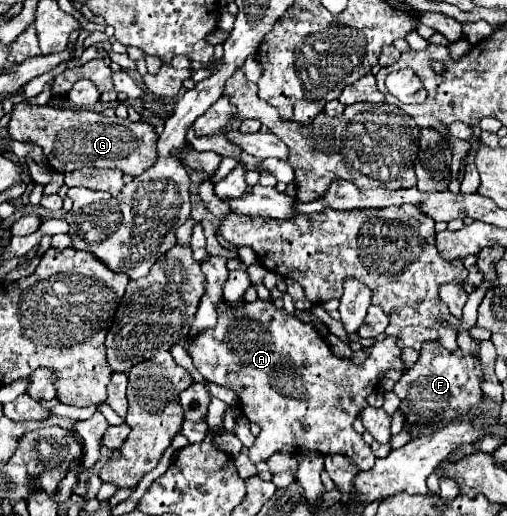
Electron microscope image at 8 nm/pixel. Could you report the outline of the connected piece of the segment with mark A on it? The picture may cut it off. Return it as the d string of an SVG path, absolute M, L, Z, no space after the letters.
M255 300L253 304L241 306L241 310L229 310L225 302L217 302L219 320L215 328L203 330L187 340L187 352L207 382L229 386L241 402L243 414L249 422L255 422L261 432L255 438L255 444L249 448L249 458L253 464L267 462L275 452L287 454L305 454L309 450L319 454L341 454L347 456L359 472L373 468L375 456L369 444L353 430L353 420L359 416L359 410L367 406L365 398L377 388L379 374L387 370L403 370L401 348L393 336L375 342L371 356L365 364L353 364L347 358L337 358L323 336L311 324L299 322L293 314L287 314L283 308L277 308L271 300Z

